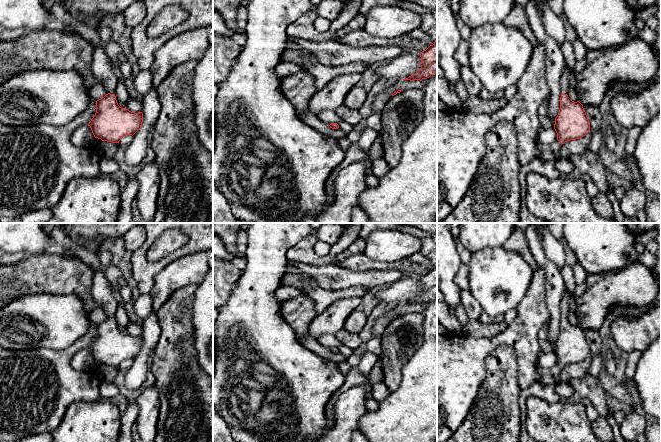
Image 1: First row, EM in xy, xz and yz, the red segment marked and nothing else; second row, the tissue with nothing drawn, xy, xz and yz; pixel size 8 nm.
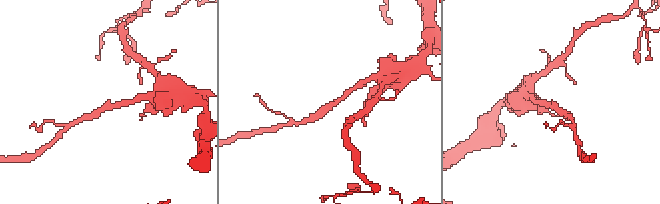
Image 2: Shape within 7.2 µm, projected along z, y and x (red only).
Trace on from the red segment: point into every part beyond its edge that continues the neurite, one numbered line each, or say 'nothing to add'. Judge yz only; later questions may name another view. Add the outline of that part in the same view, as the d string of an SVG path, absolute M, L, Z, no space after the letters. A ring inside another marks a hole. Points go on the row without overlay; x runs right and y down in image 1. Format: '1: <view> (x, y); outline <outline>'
1: yz (564, 305); outline M566 286L560 303L561 318L567 318L569 312L570 298L571 298L571 289Z

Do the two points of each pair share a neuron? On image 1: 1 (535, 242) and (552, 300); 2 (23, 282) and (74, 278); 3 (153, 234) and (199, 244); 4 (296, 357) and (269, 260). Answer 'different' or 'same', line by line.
1: same
2: same
3: same
4: same

